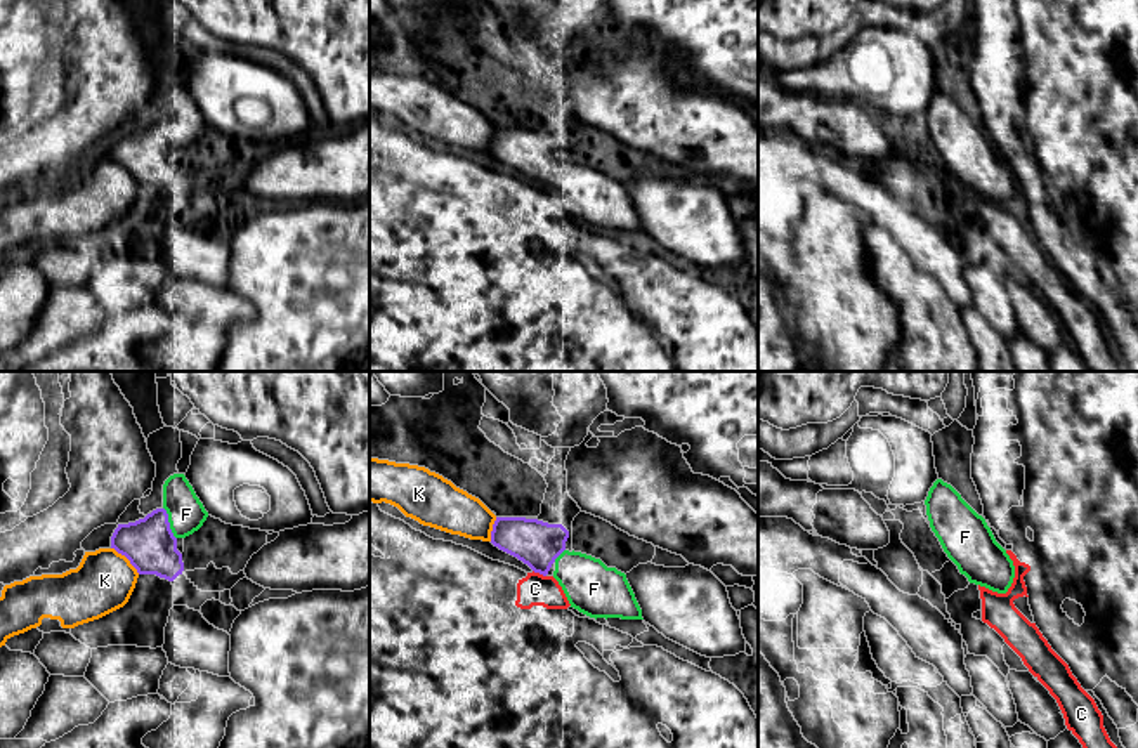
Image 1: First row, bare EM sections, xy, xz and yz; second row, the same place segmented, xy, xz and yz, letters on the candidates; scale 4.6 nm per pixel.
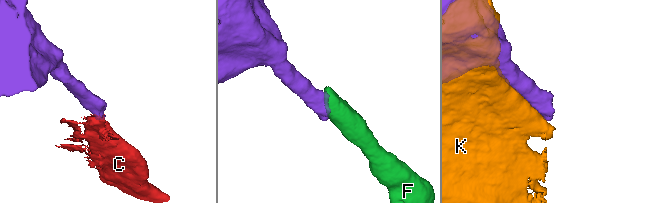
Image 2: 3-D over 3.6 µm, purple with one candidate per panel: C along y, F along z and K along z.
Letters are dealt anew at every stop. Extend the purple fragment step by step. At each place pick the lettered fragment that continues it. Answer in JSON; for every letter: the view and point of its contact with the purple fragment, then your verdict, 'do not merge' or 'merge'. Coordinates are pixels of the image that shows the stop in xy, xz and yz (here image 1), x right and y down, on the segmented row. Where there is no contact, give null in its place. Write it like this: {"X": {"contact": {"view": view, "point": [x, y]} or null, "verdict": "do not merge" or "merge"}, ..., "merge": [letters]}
{"C": {"contact": {"view": "xz", "point": [540, 573]}, "verdict": "do not merge"}, "F": {"contact": {"view": "xy", "point": [169, 523]}, "verdict": "merge"}, "K": {"contact": {"view": "xy", "point": [127, 557]}, "verdict": "do not merge"}, "merge": ["F"]}

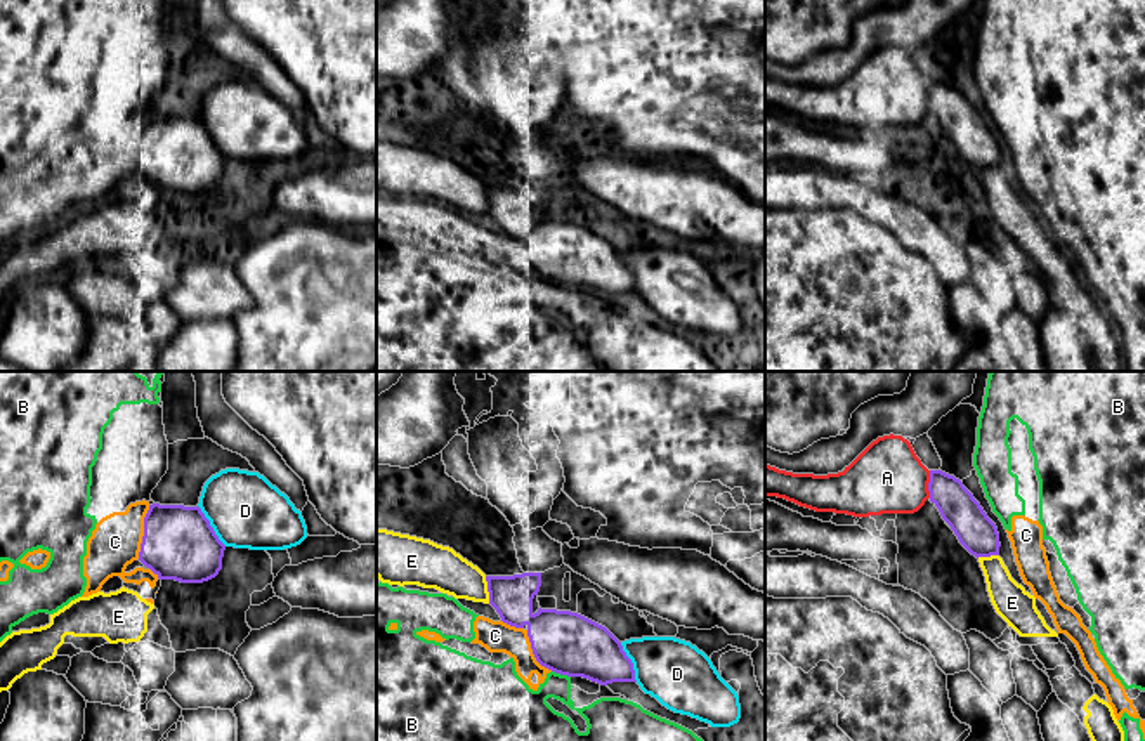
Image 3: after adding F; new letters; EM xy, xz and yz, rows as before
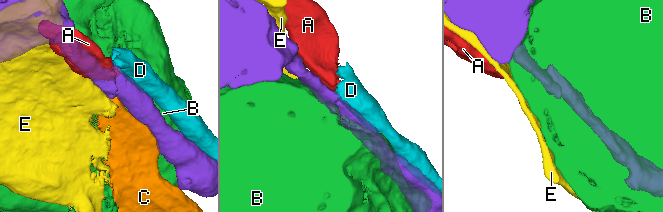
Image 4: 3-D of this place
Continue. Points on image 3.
{"A": {"contact": {"view": "yz", "point": [929, 485]}, "verdict": "do not merge"}, "B": {"contact": {"view": "xz", "point": [561, 674]}, "verdict": "do not merge"}, "C": {"contact": {"view": "xy", "point": [144, 531]}, "verdict": "do not merge"}, "D": {"contact": {"view": "xy", "point": [210, 526]}, "verdict": "do not merge"}, "E": {"contact": {"view": "xz", "point": [488, 590]}, "verdict": "do not merge"}, "merge": []}

